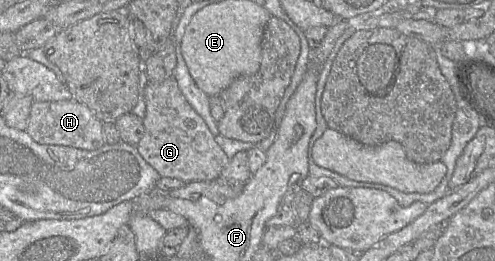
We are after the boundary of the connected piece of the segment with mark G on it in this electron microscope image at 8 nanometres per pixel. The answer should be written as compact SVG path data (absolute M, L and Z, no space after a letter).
M172 76L161 83L148 82L144 90L146 103L143 118L144 135L135 145L144 160L151 165L161 177L176 178L185 183L210 181L217 179L230 159L215 141L202 117L188 103L179 89L176 79Z

